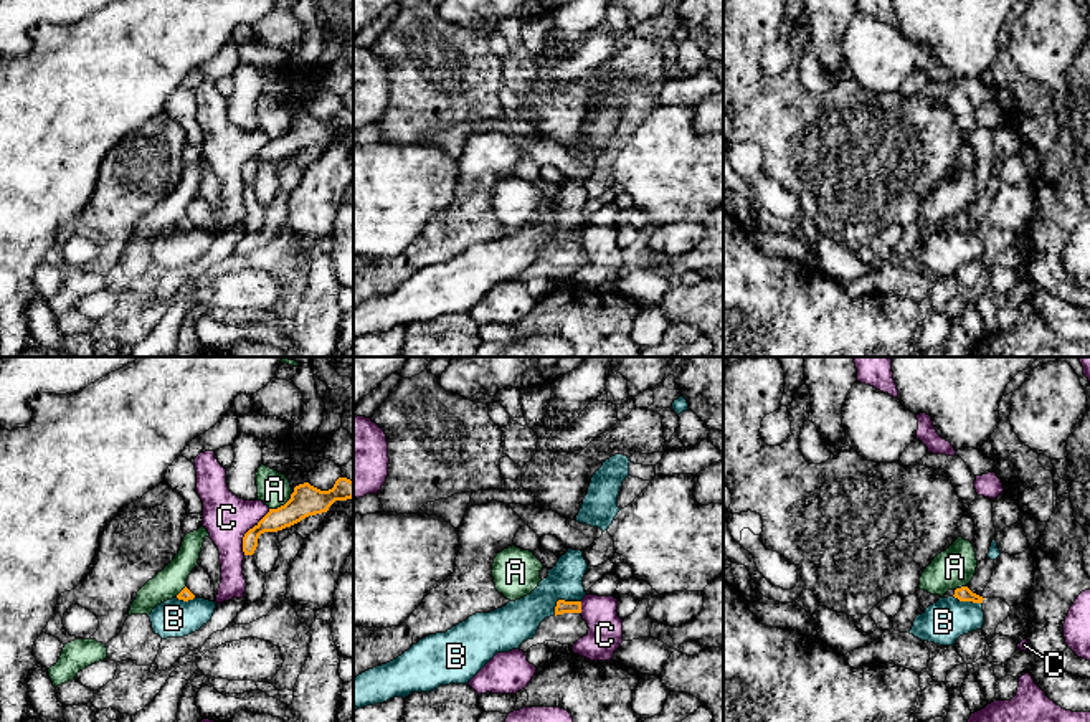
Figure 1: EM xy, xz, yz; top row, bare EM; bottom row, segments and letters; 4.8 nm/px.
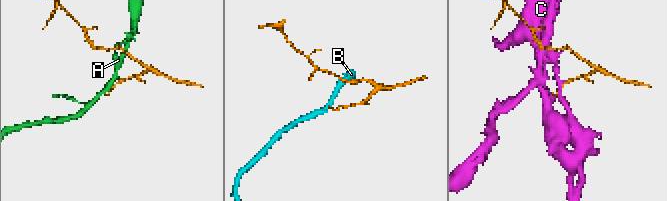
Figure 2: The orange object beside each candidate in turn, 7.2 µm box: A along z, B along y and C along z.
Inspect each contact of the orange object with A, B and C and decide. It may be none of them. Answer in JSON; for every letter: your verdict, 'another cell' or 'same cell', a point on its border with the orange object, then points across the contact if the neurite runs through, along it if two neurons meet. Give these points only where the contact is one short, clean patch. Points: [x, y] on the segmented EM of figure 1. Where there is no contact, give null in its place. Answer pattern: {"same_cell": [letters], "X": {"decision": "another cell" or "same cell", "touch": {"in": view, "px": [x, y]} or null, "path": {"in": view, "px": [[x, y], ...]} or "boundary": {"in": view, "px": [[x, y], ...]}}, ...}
{"same_cell": [], "A": {"decision": "another cell", "touch": {"in": "xy", "px": [281, 506]}}, "B": {"decision": "another cell", "touch": {"in": "xz", "px": [562, 600]}, "boundary": {"in": "xz", "px": [[580, 600], [559, 600], [554, 615]]}}, "C": {"decision": "another cell", "touch": {"in": "xy", "px": [246, 532]}}}

